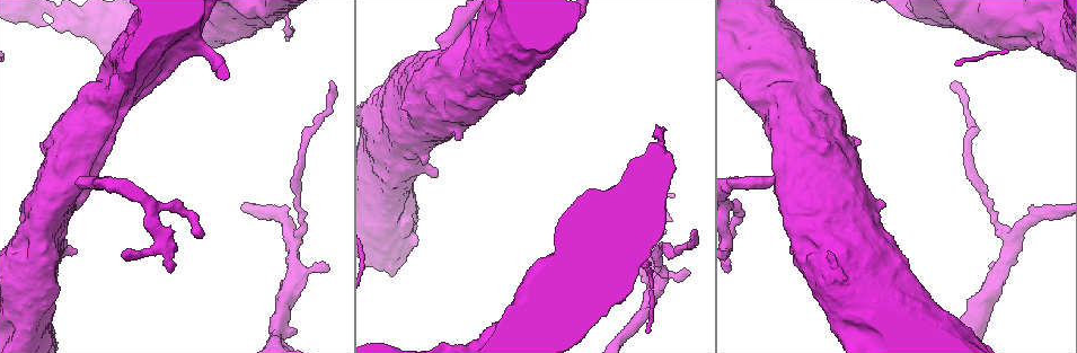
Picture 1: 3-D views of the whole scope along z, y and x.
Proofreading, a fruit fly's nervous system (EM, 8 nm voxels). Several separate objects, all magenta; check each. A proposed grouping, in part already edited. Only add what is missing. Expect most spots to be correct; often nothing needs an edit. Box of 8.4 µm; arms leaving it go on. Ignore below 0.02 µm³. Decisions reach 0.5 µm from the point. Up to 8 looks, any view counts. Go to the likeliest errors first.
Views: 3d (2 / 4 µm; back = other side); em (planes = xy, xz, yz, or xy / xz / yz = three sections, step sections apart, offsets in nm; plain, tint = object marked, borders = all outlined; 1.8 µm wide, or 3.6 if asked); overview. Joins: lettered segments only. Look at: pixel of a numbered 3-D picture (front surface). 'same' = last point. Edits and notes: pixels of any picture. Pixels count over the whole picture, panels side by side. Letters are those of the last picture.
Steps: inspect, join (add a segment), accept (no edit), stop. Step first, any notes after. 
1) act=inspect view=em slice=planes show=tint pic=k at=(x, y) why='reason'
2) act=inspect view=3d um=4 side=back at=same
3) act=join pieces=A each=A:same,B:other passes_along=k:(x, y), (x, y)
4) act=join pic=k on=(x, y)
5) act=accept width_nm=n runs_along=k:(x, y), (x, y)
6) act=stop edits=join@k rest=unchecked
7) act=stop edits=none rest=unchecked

act=inspect view=em slice=xz step=4 show=borders pic=1 at=(329, 81) why='end of a long branch'

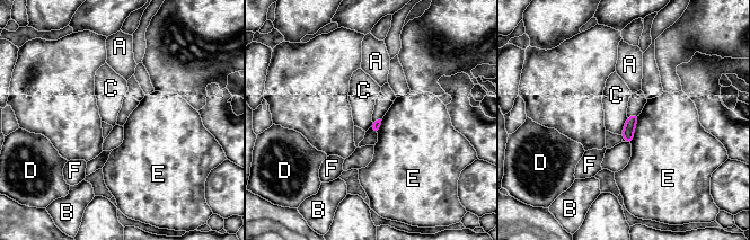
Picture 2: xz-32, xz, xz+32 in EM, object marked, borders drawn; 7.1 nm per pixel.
act=accept each=A:other,B:other,C:other,D:other,E:other,F:other border=2:(627, 117), (621, 133) found='no lettered segment goes on from it'

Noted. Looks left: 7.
act=inspect view=3d um=4 pic=1 at=(326, 265) why='branch stops here'

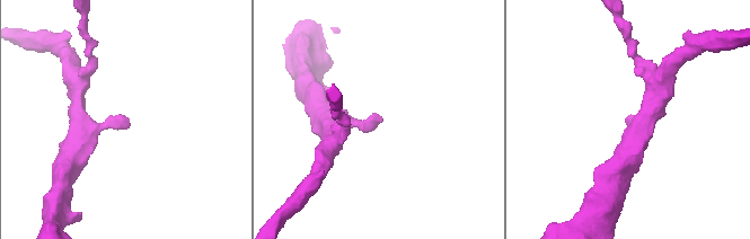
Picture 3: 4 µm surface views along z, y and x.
act=inspect view=em um=3.6 slice=planes show=borders pic=3 at=(126, 121) why='need the tissue'

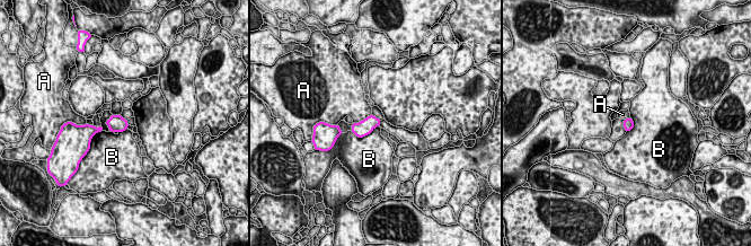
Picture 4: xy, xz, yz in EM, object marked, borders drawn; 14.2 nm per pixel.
act=accept longest_contact=B:420nm each=A:other,B:other border=4:(371, 114), (353, 123) found='no lettered segment goes on from it'

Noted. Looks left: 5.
act=inspect view=3d um=2 pic=1 at=(437, 174) why='free end'

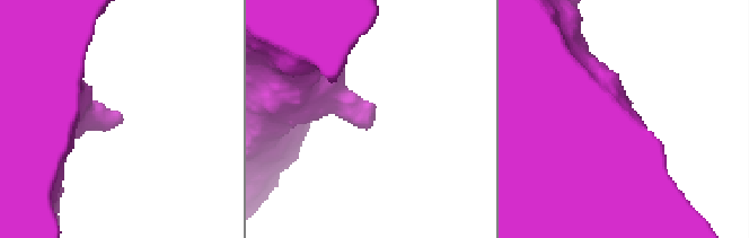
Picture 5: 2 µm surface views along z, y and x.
act=inspect view=em slice=xy step=8 show=tint pic=5 at=(370, 125)

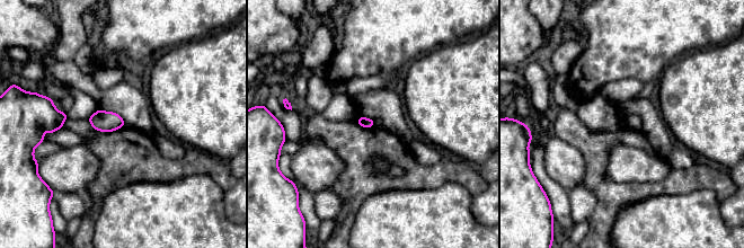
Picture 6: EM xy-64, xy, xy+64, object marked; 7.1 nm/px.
act=inspect view=em slice=xy step=8 show=borders at=same

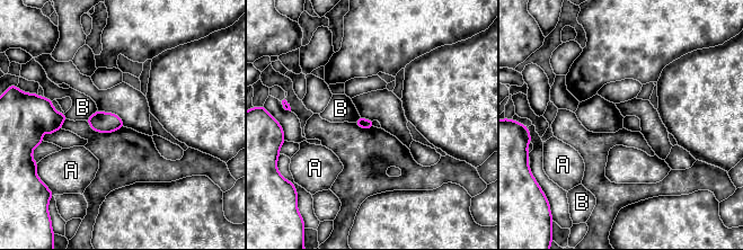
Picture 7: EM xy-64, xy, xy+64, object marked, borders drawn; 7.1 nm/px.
act=accept longest_contact=B:120nm each=A:other,B:other border=7:(97, 109), (86, 121) found='none of them fits'

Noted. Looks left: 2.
act=stop edits=none rest=unchecked

